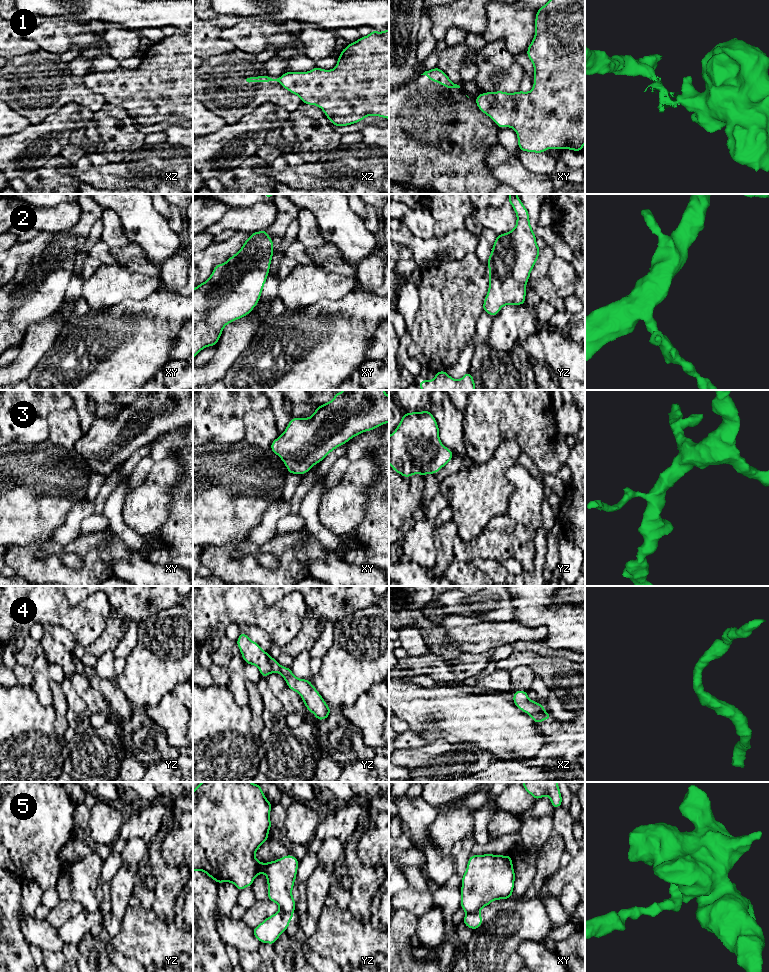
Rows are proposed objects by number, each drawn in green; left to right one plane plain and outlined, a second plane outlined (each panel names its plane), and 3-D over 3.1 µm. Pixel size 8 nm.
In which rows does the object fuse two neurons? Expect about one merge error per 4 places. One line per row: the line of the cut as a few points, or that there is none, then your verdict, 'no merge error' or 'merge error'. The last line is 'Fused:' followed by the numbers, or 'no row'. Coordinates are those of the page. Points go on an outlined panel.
1: cut in xz along (279, 78), (280, 81); merge error
2: no cut; no merge error
3: no cut; no merge error
4: no cut; no merge error
5: cut in yz along (280, 910), (292, 912); merge error
Fused: 1, 5

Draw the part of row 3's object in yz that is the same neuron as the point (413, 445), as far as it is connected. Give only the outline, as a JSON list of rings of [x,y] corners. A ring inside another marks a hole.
[[[427,411],[404,413],[396,430],[389,436],[389,464],[403,477],[413,474],[436,474],[454,457],[439,438],[439,427],[432,413]]]

